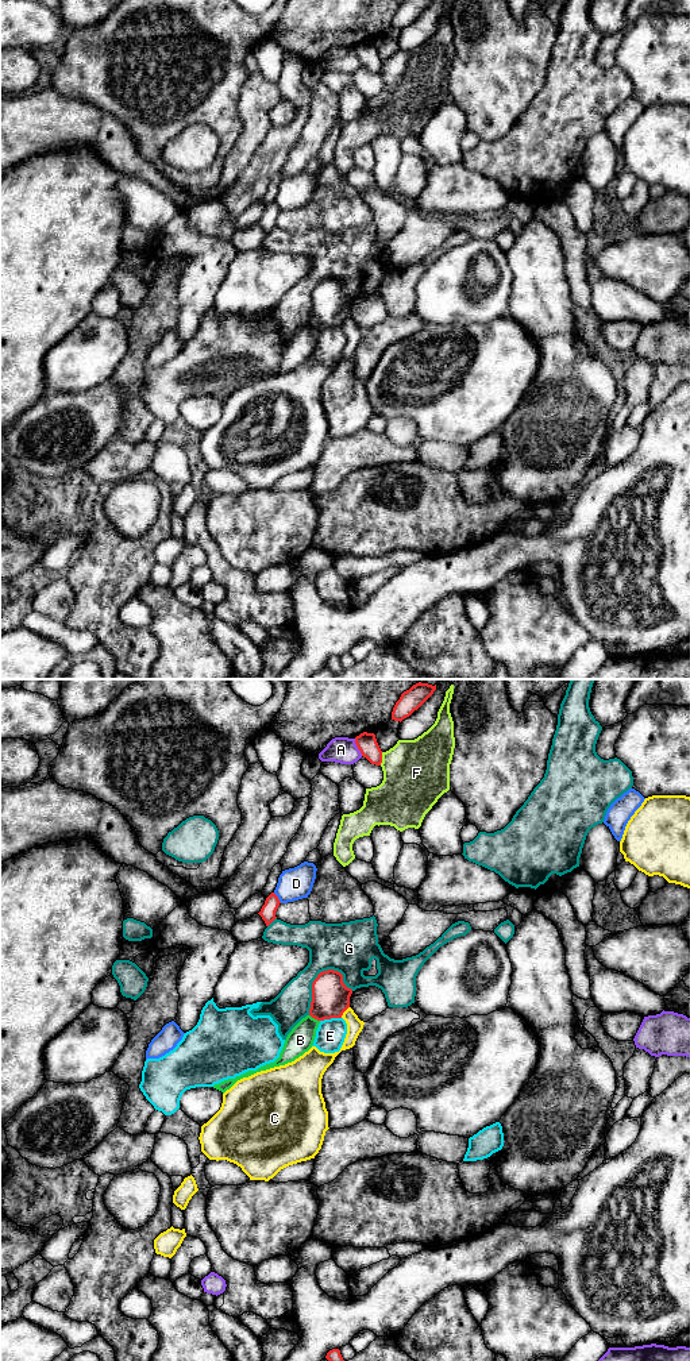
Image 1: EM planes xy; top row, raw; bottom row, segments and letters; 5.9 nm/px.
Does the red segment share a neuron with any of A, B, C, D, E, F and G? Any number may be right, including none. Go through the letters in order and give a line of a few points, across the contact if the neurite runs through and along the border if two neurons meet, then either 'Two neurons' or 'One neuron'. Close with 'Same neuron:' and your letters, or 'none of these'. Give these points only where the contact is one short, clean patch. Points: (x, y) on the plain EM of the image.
A: Two neurons
B: Line: xy (309, 323), (319, 330). Two neurons
C: Two neurons
D: Two neurons
E: Two neurons
F: Two neurons
G: Two neurons
Same neuron: none of these

